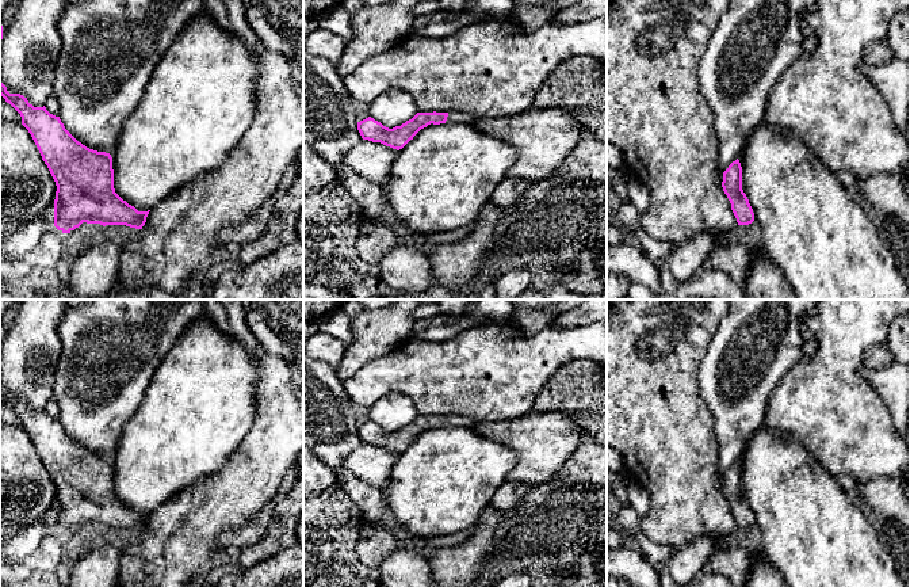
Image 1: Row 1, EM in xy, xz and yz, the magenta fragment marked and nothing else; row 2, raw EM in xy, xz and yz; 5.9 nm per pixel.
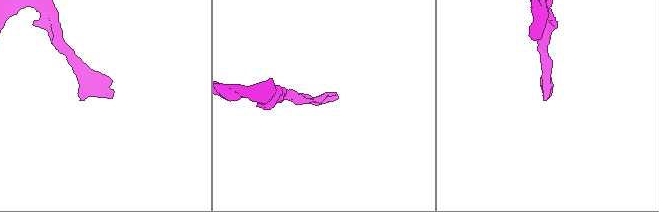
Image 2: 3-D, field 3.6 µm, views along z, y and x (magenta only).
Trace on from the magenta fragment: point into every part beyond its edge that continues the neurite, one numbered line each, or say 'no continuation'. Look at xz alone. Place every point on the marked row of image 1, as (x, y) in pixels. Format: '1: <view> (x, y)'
1: xz (454, 117)

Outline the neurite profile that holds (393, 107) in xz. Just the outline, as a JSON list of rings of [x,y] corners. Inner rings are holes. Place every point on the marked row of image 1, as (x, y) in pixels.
[[[391,88],[368,104],[368,117],[393,129],[418,113],[414,99],[402,89]]]

